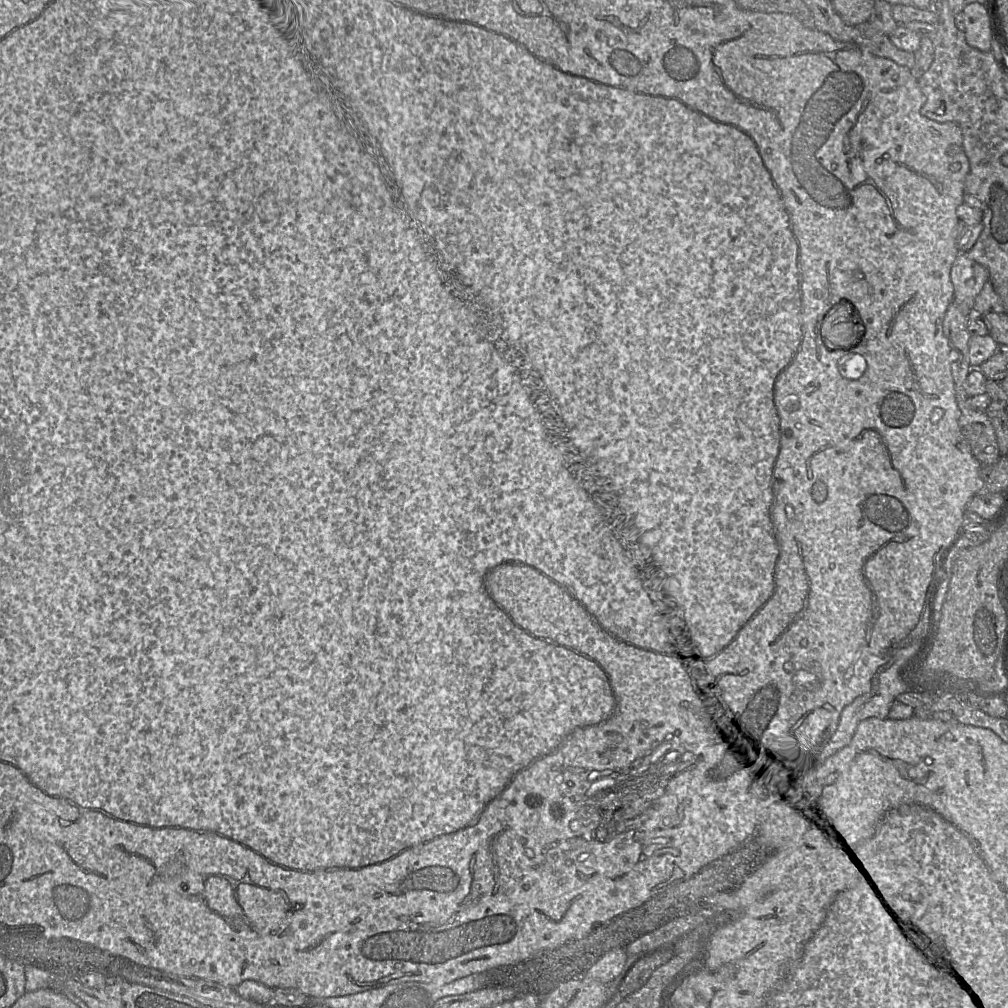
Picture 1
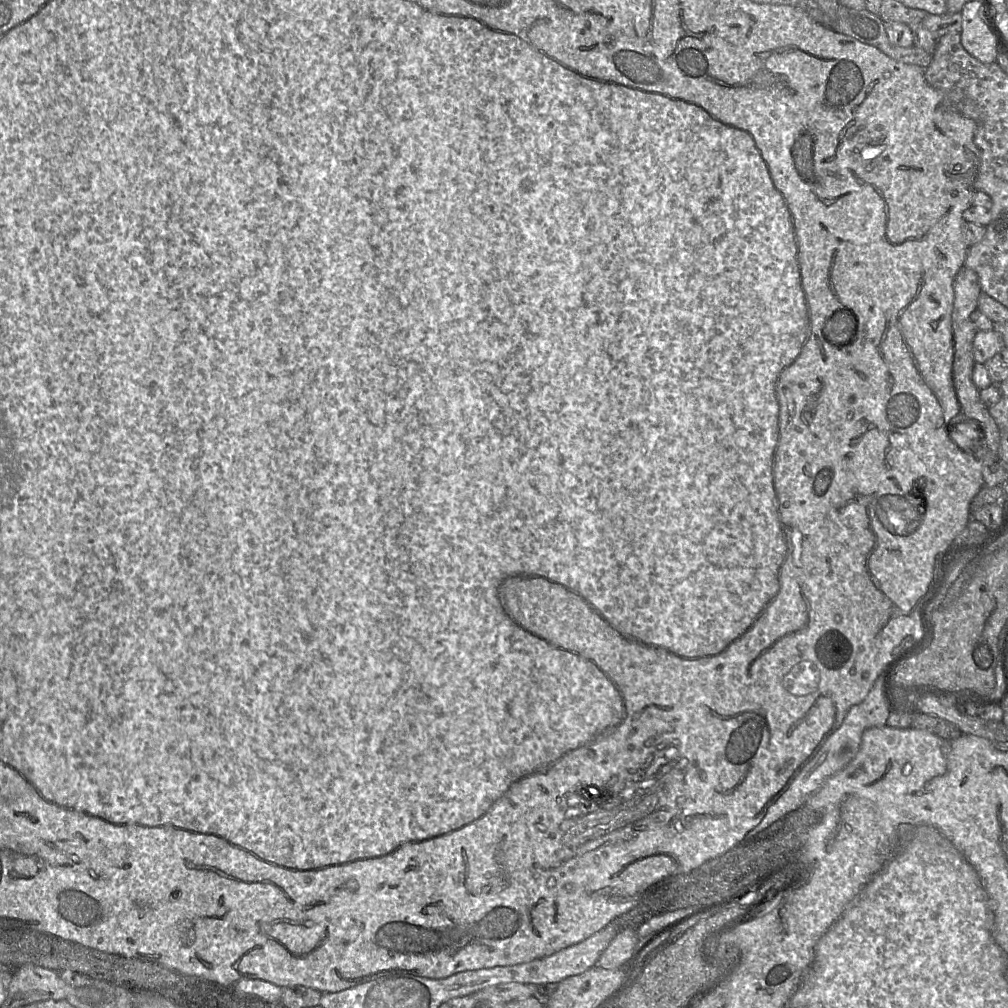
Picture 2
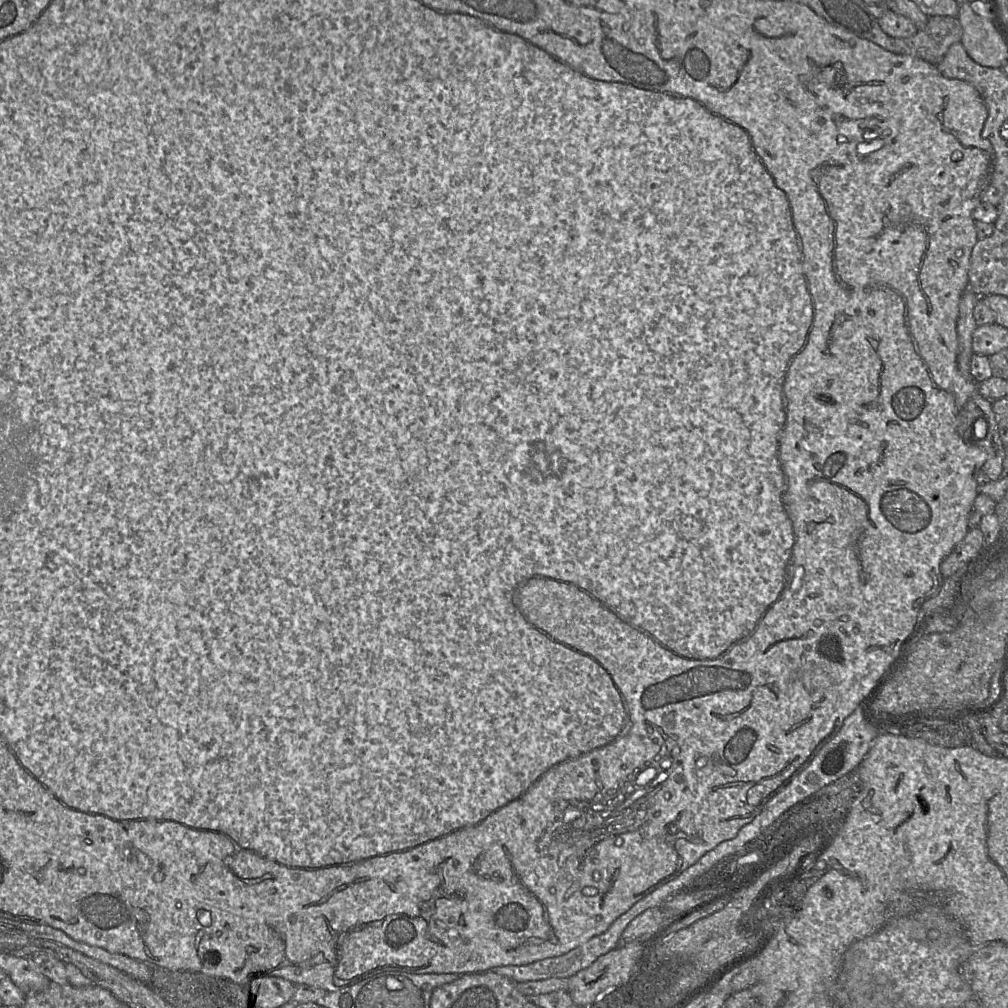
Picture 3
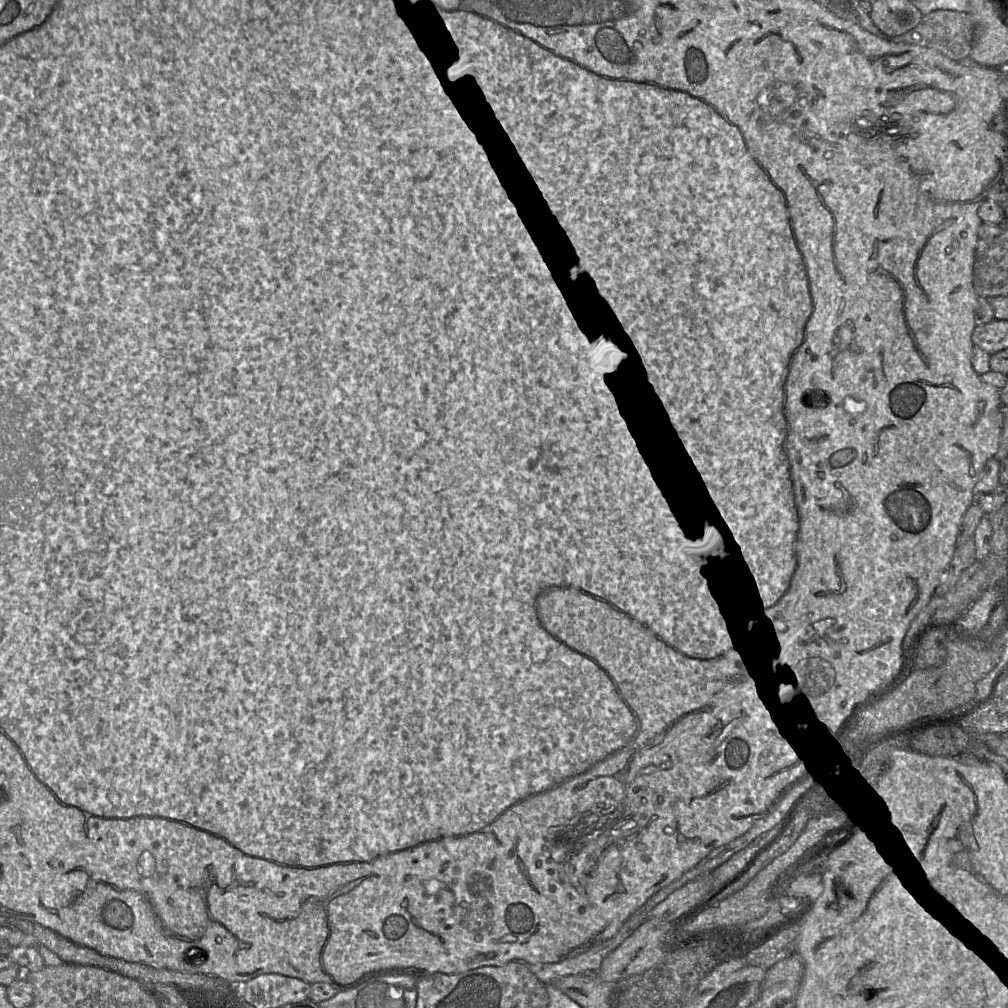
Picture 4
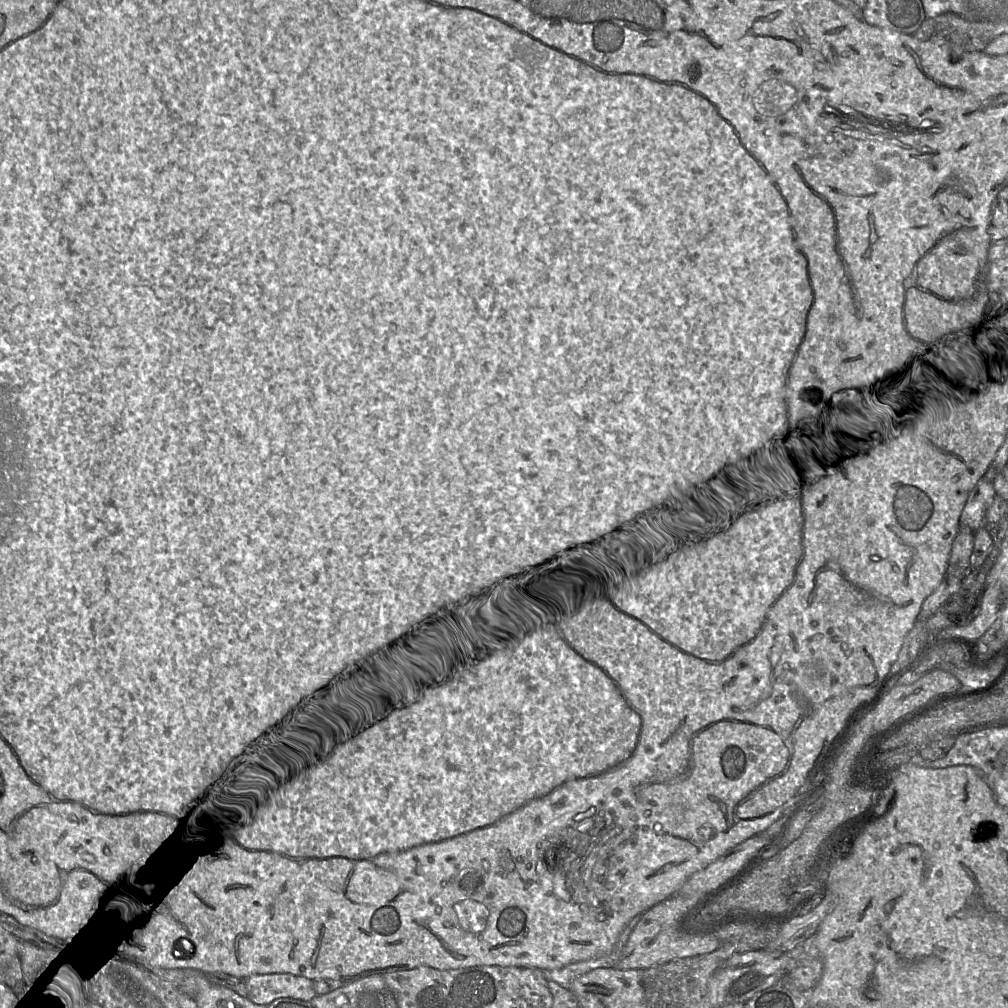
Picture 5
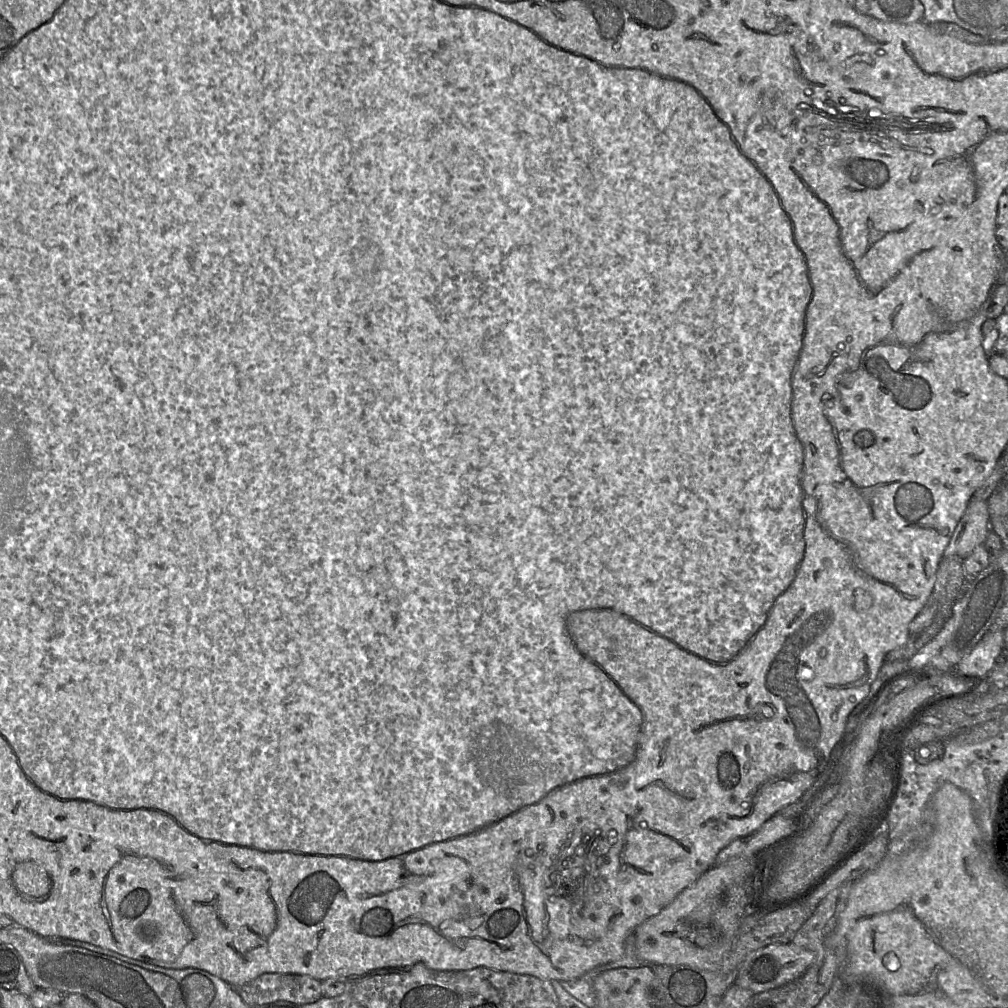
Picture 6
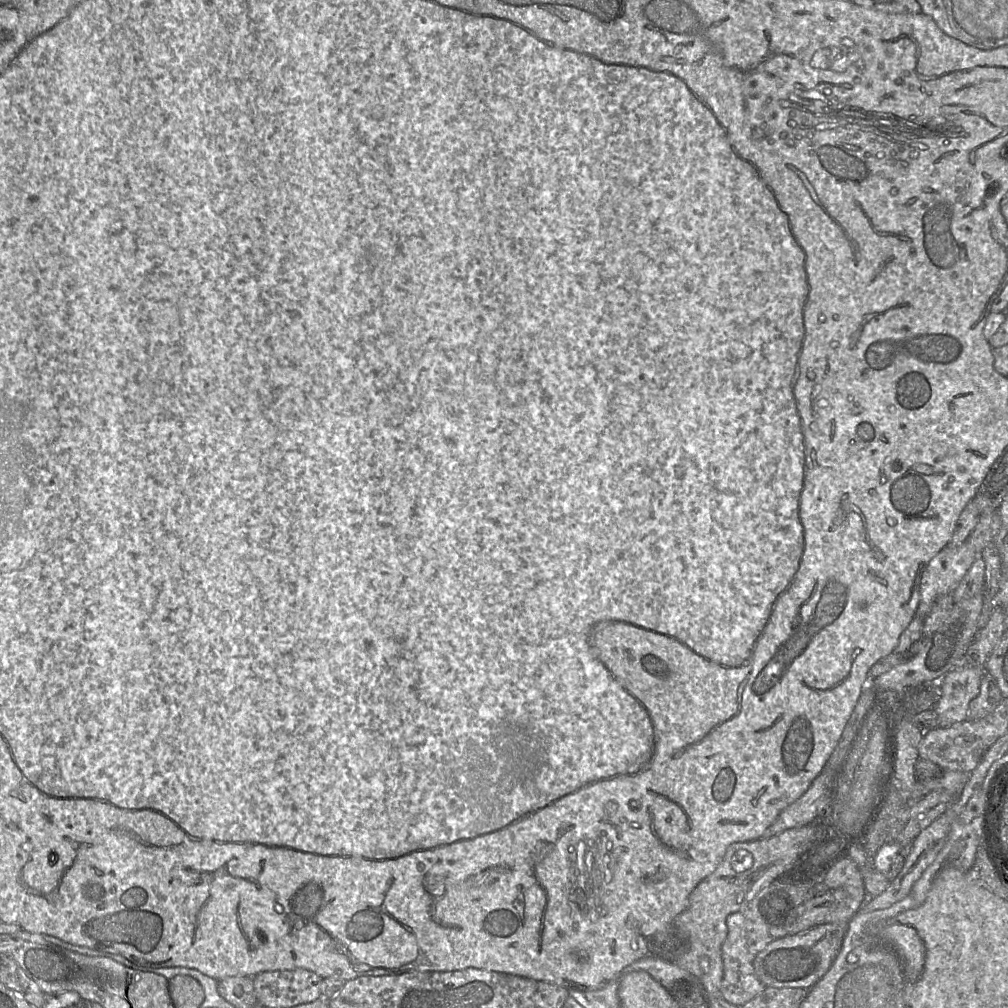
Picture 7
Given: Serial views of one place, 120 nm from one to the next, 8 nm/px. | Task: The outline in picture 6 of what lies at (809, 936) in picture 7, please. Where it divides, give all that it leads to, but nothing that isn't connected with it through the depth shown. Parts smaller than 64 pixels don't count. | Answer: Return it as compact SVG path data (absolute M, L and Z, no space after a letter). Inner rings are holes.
M793 942L771 944L749 953L742 962L734 984L754 994L777 988L800 977L814 962L812 951Z

